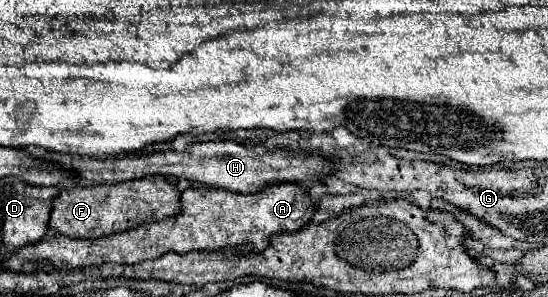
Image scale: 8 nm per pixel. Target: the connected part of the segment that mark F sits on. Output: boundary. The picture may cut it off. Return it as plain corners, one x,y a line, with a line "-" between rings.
145,177
135,181
123,181
115,185
75,185
69,191
61,191
53,199
49,227
69,235
73,239
93,239
111,235
115,231
127,231
143,221
159,221
175,217
181,211
181,193
165,177

